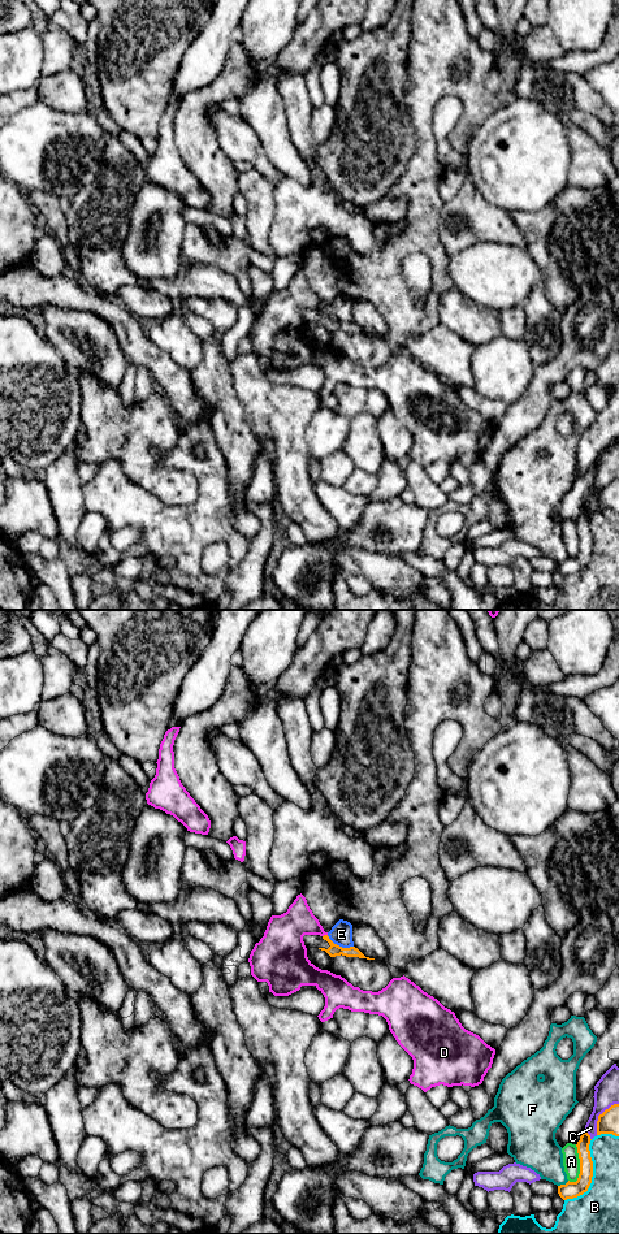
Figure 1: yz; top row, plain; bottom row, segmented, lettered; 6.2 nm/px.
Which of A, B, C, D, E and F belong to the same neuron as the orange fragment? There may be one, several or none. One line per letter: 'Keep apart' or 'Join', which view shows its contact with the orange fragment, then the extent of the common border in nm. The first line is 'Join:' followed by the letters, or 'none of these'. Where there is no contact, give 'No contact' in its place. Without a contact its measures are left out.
Join: none of these
A: Keep apart. Touches orange in yz. Shared border 240 nm
B: Keep apart. Touches orange in yz. Shared border 420 nm
C: Keep apart. Touches orange in yz. Shared border 70 nm
D: Keep apart. Touches orange in yz. Shared border 40 nm
E: Keep apart. Touches orange in yz. Shared border 180 nm
F: Keep apart. Touches orange in yz. Shared border 80 nm

